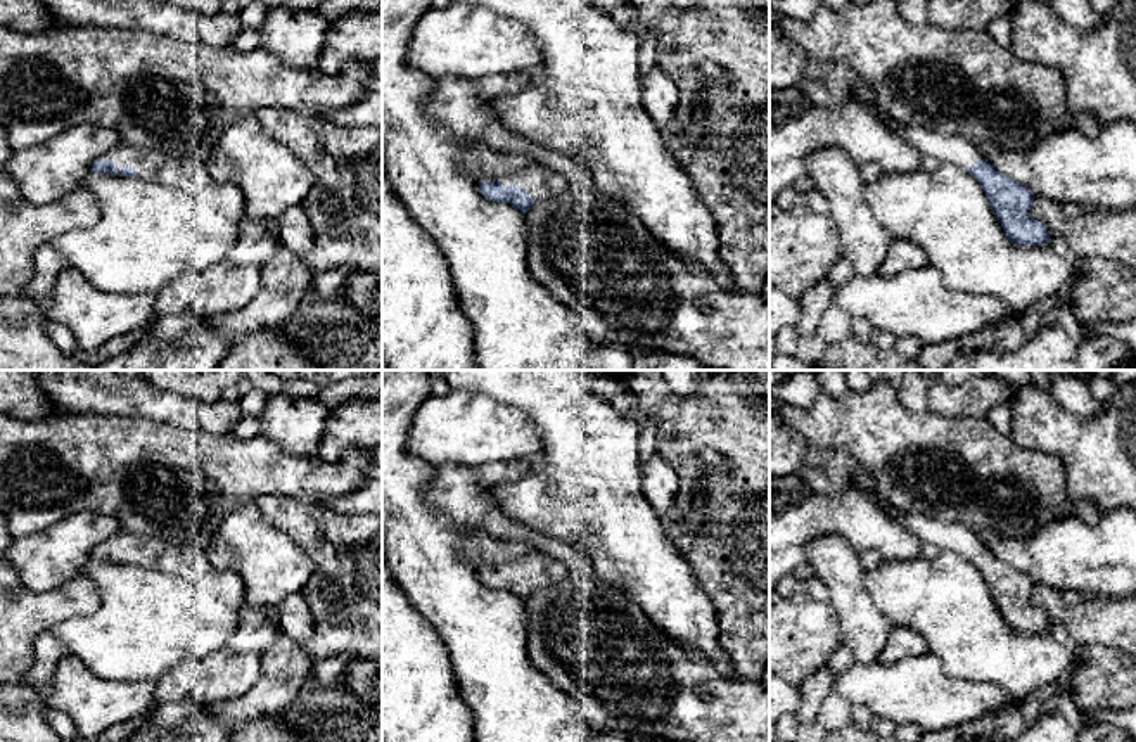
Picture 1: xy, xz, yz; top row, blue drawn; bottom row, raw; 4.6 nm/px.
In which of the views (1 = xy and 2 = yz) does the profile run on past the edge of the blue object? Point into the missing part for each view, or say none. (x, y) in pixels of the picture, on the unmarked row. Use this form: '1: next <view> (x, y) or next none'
1: next xy (147, 550)
2: next yz (948, 535)

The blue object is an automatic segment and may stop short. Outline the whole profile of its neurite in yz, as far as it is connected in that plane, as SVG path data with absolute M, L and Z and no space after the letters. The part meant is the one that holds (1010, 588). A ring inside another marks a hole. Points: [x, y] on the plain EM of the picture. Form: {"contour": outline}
{"contour": "M861 464L856 465L852 486L861 493L873 493L877 503L887 512L887 515L903 515L904 528L920 538L923 545L935 545L941 552L965 555L984 576L991 595L1012 631L1050 631L1051 619L1044 611L1031 604L1036 583L1024 572L999 560L965 524L896 510L890 503L878 498L875 477Z"}

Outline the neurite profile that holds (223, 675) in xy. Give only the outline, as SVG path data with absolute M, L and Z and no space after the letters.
M220 649L204 659L178 664L156 681L157 704L194 702L206 707L240 697L261 673L261 654Z

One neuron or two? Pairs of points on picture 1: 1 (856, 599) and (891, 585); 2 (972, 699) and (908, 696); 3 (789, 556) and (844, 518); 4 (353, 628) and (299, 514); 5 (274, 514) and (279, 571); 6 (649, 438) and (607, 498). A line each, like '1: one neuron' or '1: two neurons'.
1: two neurons
2: one neuron
3: one neuron
4: one neuron
5: two neurons
6: two neurons

